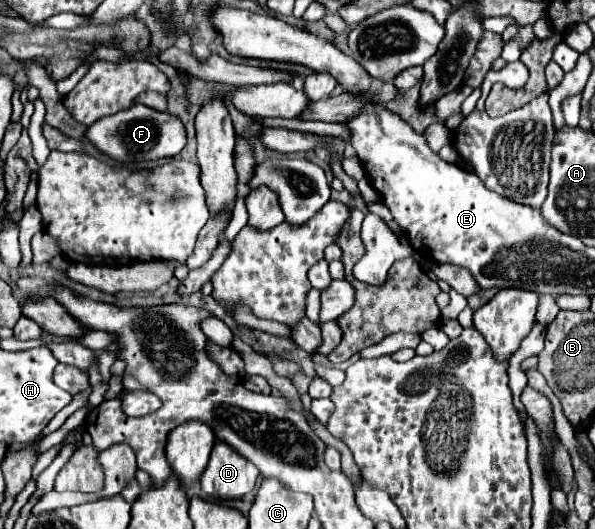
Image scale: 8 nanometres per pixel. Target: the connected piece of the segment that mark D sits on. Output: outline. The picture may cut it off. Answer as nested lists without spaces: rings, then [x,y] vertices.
[[[218,441],[204,475],[200,475],[200,485],[202,493],[212,499],[240,499],[254,489],[258,475],[260,471],[252,461],[244,459],[228,443]]]

